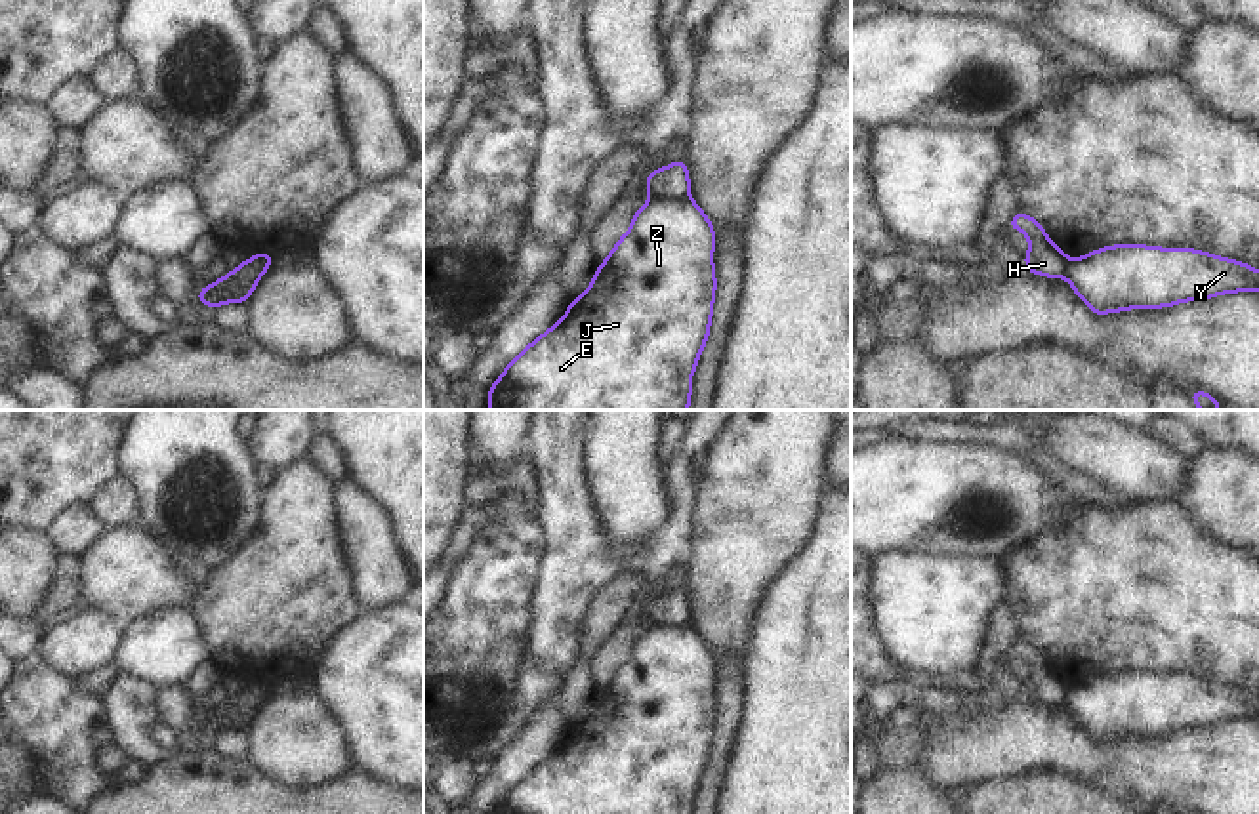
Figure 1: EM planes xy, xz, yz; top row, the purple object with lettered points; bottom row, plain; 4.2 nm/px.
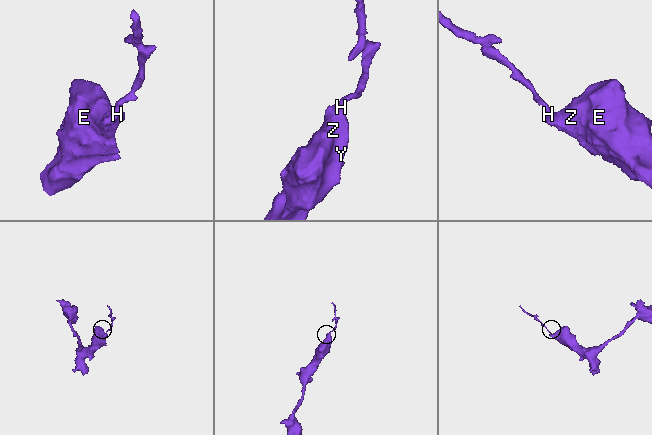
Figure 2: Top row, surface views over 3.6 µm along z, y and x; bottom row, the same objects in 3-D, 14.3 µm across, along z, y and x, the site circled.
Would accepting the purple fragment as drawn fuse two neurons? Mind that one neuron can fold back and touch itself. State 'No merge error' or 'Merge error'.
Merge error.

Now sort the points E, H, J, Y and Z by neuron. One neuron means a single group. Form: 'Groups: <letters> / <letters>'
Groups: E J Y Z / H.

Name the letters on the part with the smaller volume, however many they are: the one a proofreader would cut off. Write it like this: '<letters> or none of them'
H

